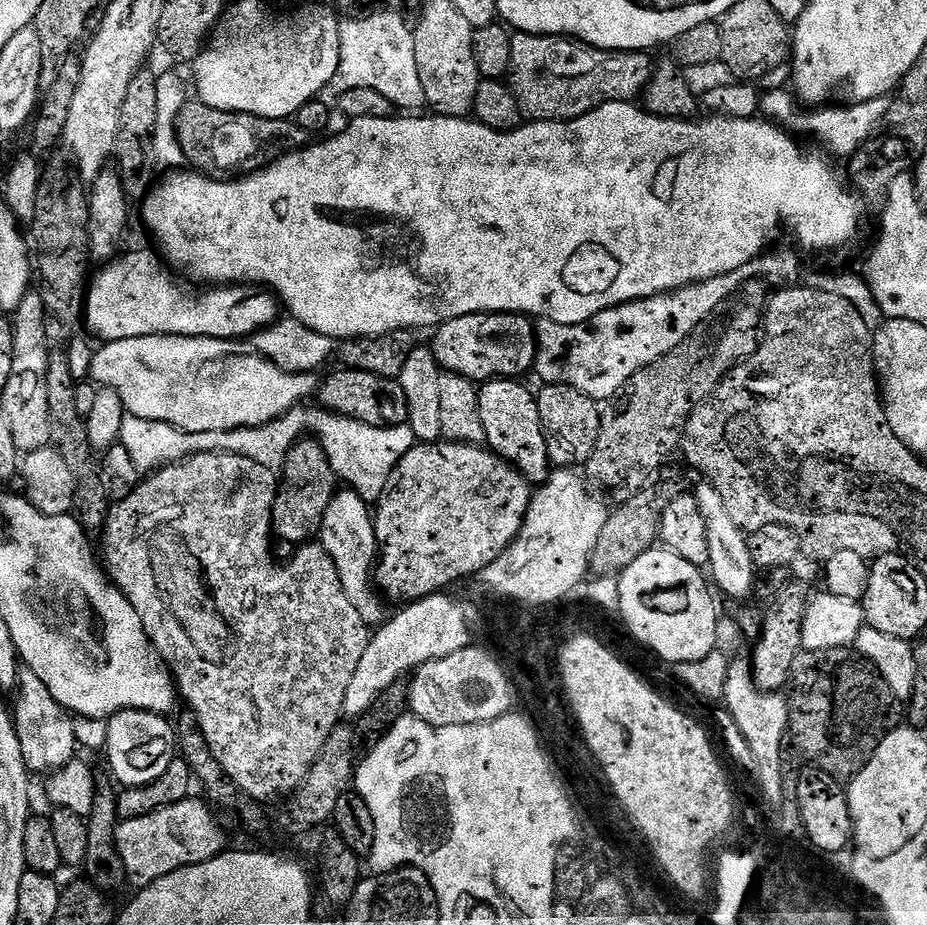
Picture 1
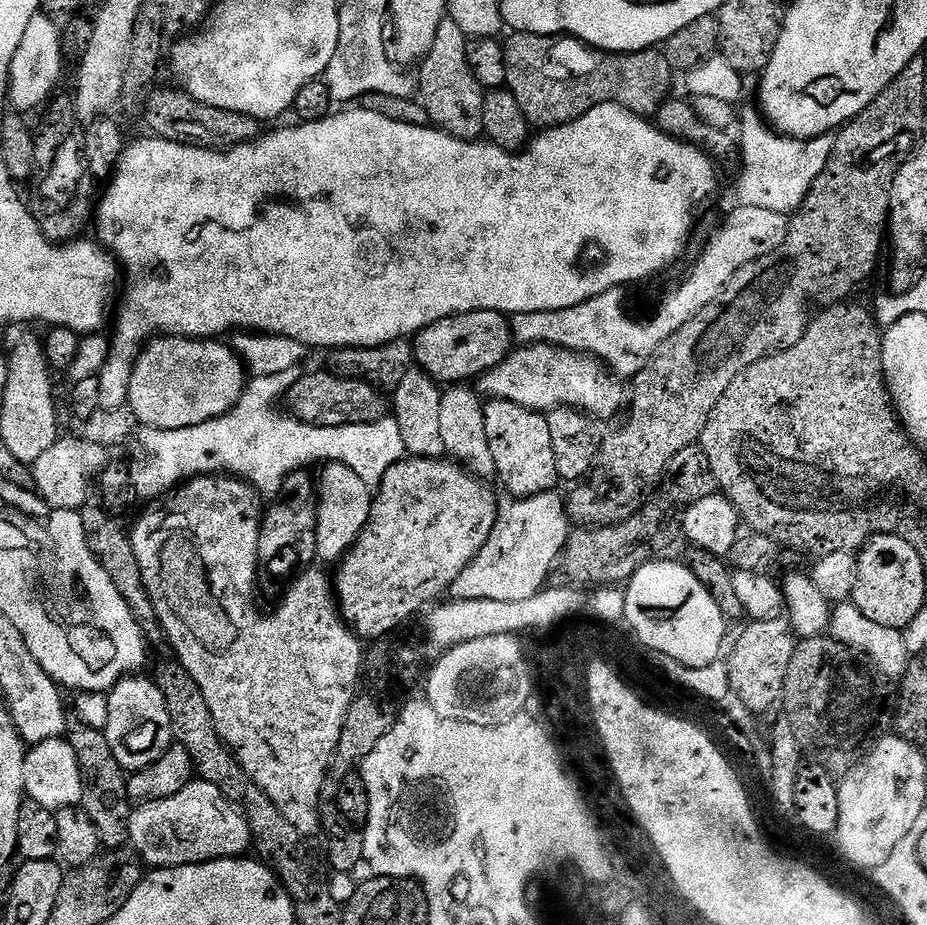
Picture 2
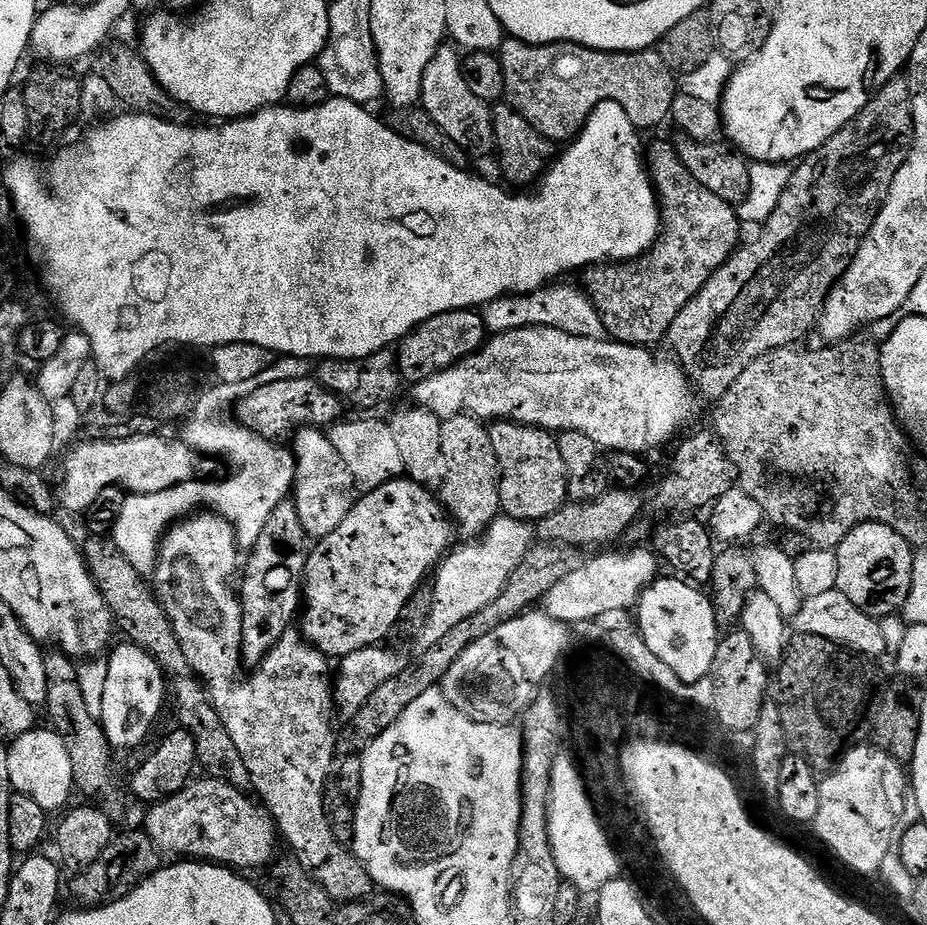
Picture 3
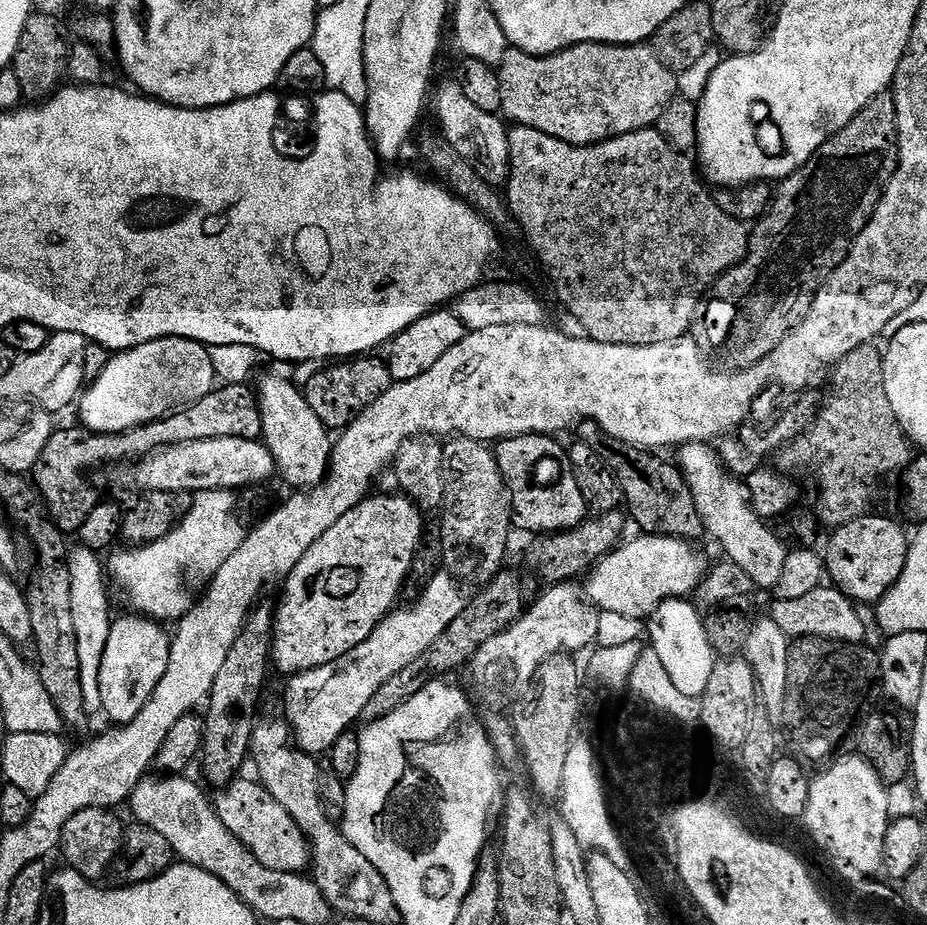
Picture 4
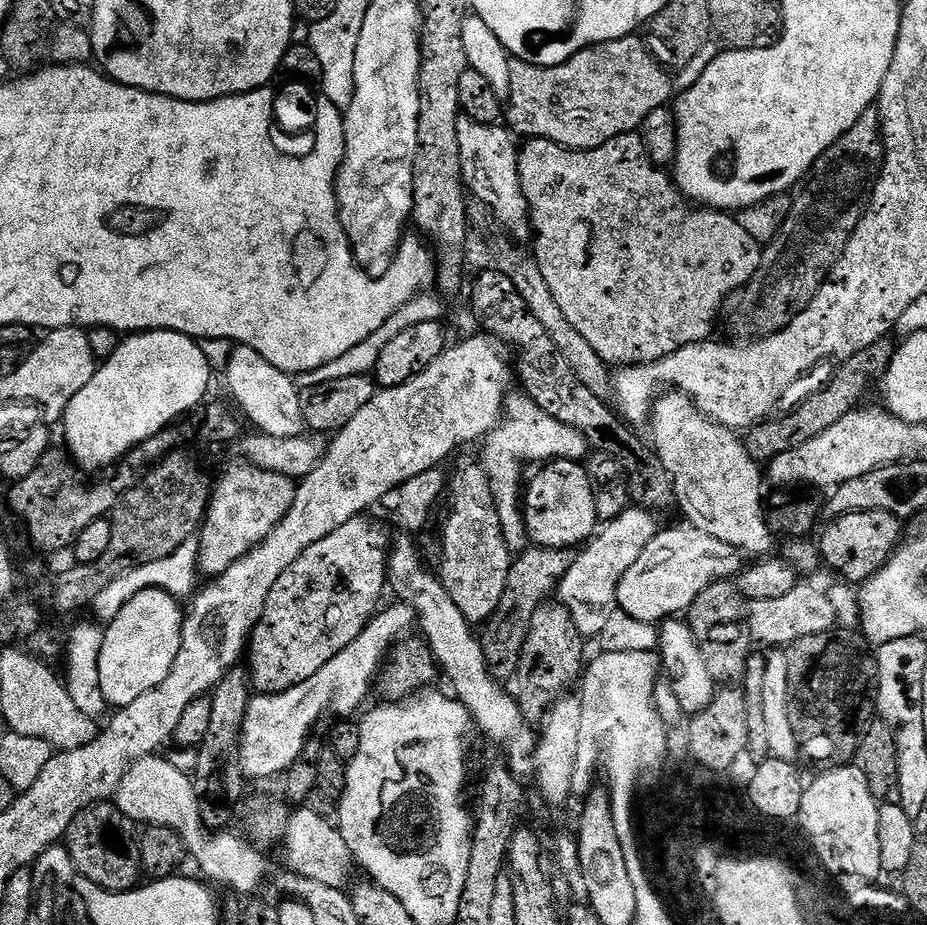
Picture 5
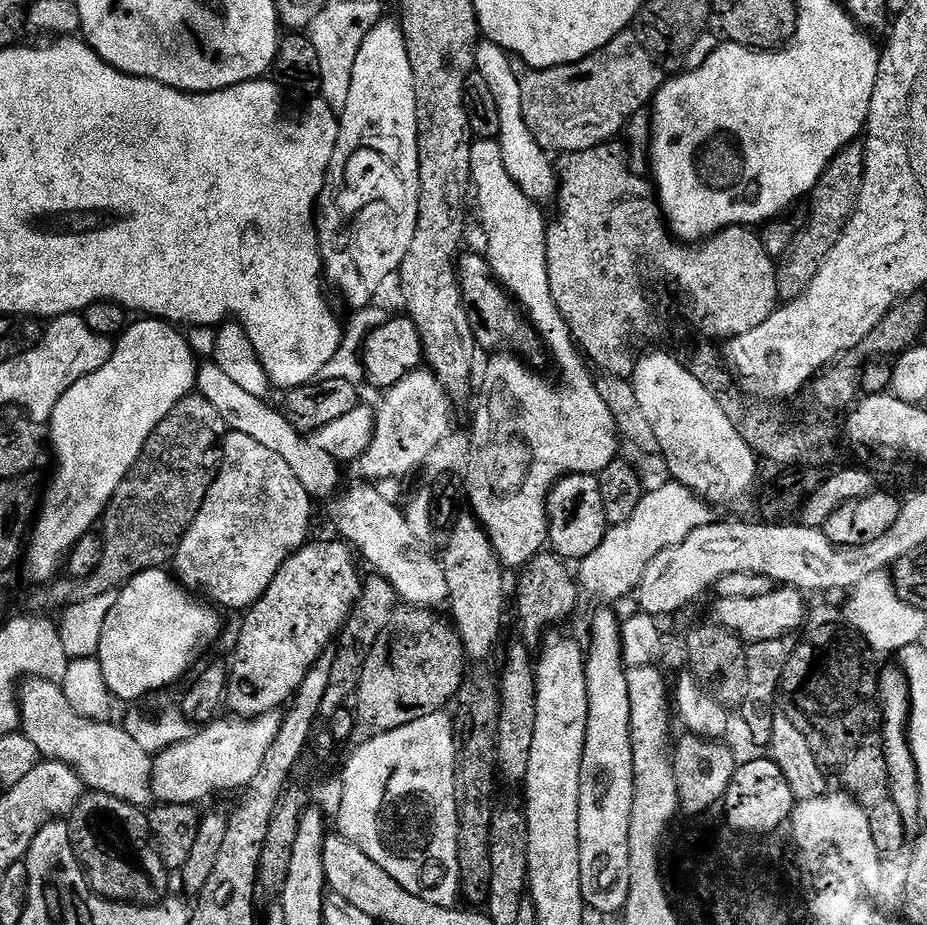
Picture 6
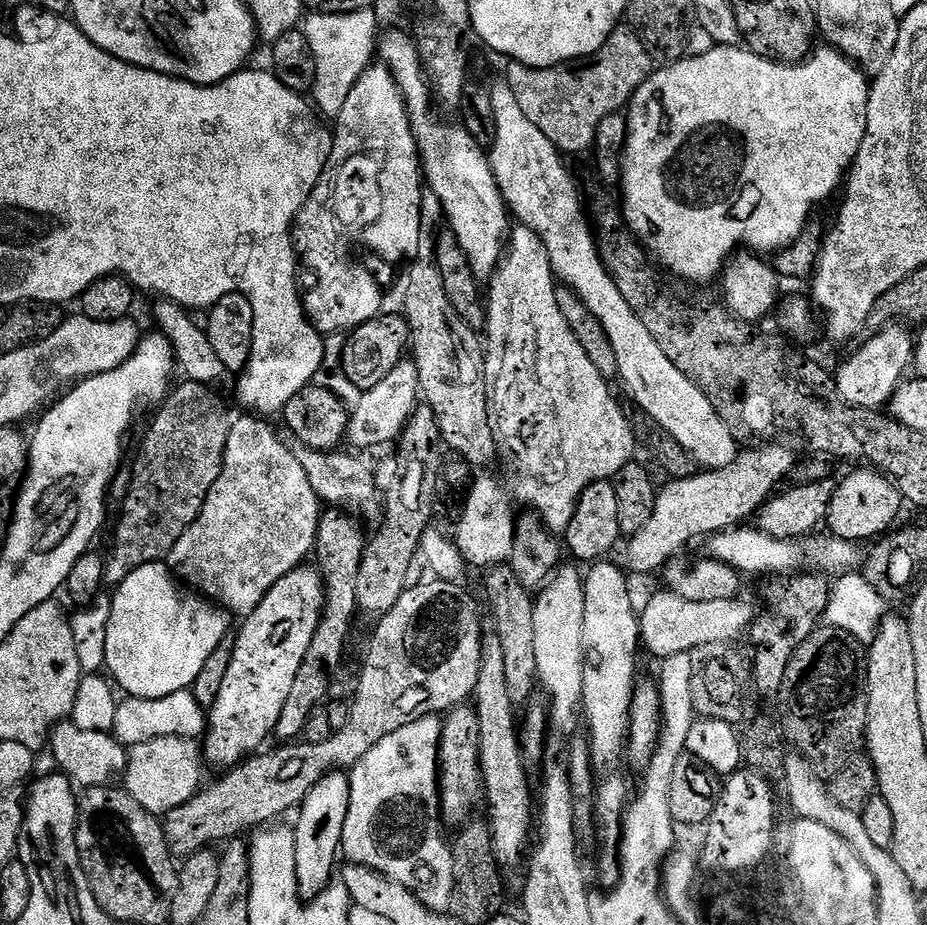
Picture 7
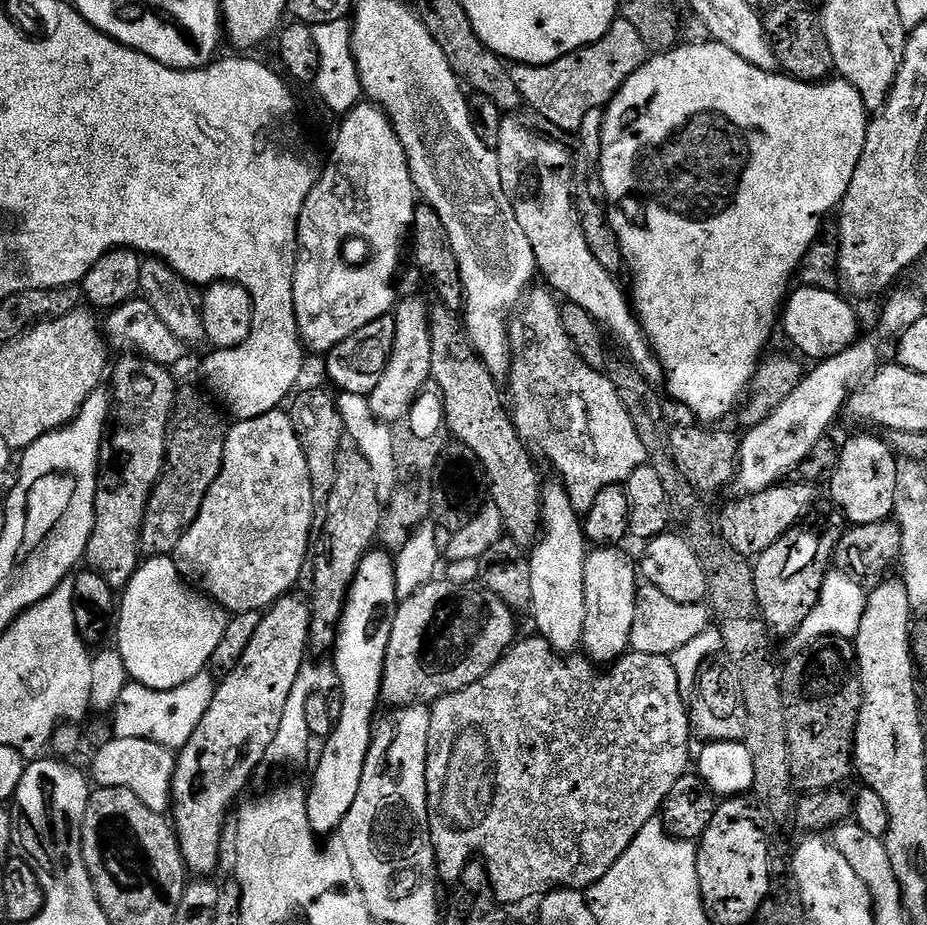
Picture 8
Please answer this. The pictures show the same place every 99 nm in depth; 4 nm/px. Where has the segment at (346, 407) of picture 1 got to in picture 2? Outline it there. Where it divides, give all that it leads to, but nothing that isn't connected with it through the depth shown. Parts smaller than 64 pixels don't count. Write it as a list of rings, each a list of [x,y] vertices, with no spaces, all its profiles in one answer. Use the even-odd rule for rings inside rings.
[[[328,370],[312,372],[291,388],[292,385],[286,392],[291,415],[305,420],[307,424],[317,424],[319,428],[373,424],[385,419],[390,412],[389,397],[375,384],[370,384],[367,380],[348,380],[345,376],[337,376]]]

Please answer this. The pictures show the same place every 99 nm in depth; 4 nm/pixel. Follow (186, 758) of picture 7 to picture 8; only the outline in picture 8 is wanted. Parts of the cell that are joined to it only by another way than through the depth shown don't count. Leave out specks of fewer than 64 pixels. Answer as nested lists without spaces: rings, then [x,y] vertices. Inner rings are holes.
[[[113,738],[106,746],[95,749],[90,776],[101,788],[125,788],[138,794],[152,812],[169,811],[172,803],[172,779],[177,753],[153,740],[142,738]]]

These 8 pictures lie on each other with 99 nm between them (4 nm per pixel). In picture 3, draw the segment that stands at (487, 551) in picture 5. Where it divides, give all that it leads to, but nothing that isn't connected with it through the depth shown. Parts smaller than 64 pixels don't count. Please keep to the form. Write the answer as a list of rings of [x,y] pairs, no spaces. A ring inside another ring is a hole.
[[[449,416],[441,426],[441,446],[445,456],[445,480],[438,492],[439,499],[447,515],[454,521],[459,535],[461,532],[464,538],[479,537],[502,512],[500,466],[496,463],[488,428],[475,416]]]

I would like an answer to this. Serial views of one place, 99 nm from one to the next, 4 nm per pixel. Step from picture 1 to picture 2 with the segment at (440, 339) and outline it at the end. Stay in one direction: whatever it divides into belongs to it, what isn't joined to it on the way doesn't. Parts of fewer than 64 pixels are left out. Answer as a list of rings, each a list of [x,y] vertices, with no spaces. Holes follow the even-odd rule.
[[[490,310],[463,312],[442,318],[416,333],[414,343],[415,367],[444,386],[460,386],[475,381],[502,363],[514,348],[509,317]]]

